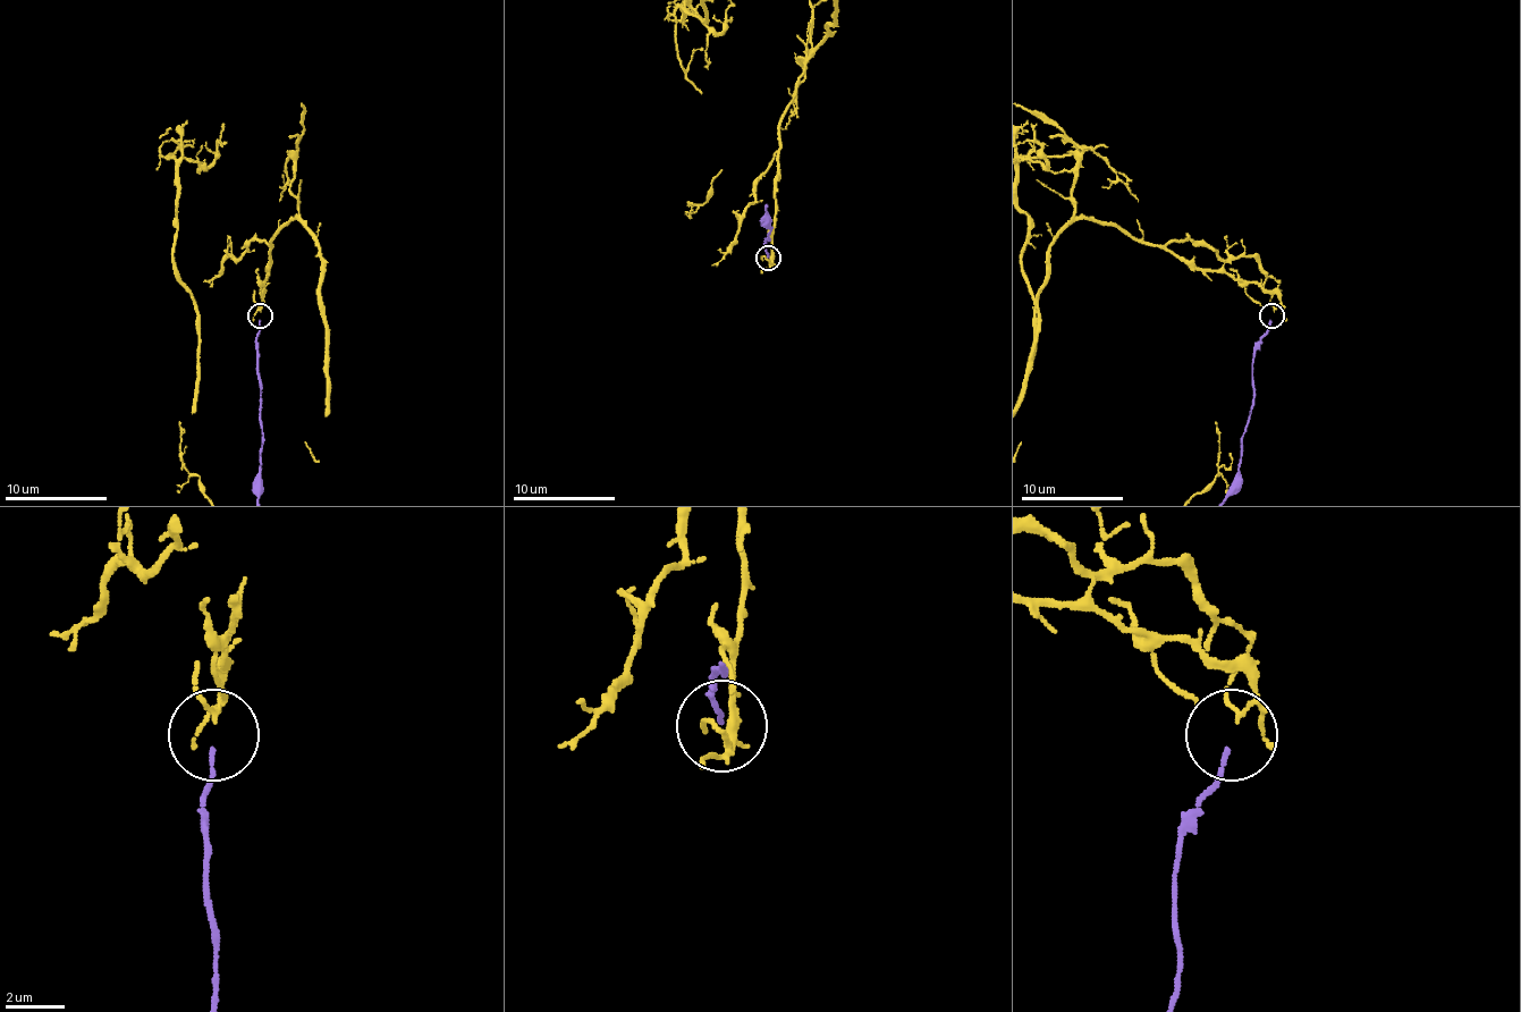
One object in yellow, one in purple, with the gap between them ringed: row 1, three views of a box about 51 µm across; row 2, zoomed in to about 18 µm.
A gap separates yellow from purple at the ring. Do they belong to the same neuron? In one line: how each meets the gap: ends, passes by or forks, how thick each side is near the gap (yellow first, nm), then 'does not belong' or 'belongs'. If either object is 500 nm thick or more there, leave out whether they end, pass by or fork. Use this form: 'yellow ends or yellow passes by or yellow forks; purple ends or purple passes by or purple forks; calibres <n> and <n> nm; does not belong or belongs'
yellow forks; purple ends; calibres 90 and 140 nm; does not belong

